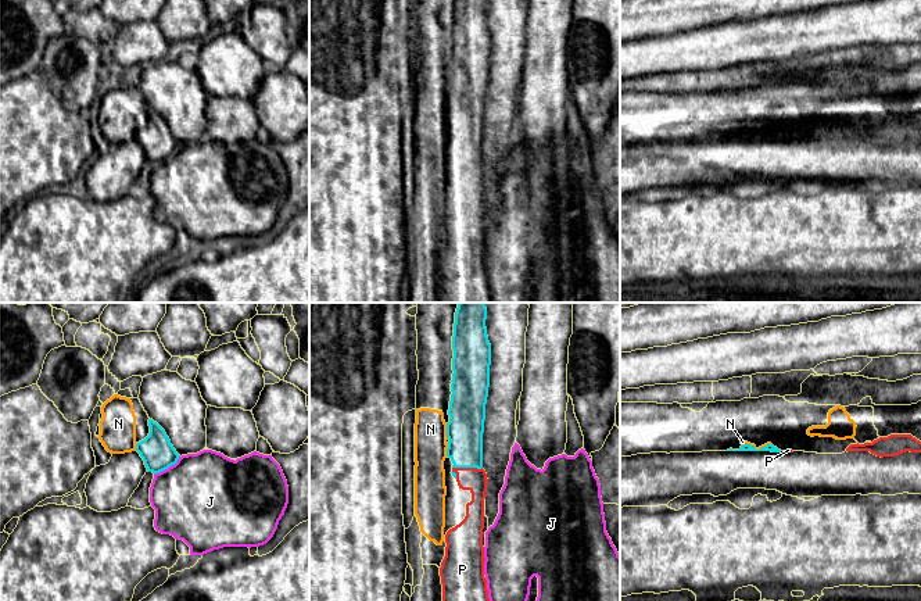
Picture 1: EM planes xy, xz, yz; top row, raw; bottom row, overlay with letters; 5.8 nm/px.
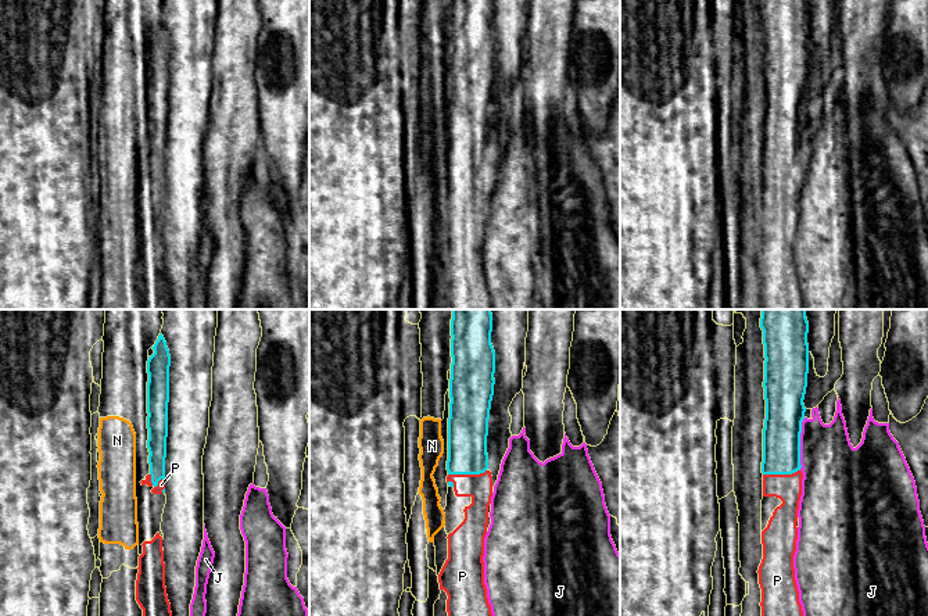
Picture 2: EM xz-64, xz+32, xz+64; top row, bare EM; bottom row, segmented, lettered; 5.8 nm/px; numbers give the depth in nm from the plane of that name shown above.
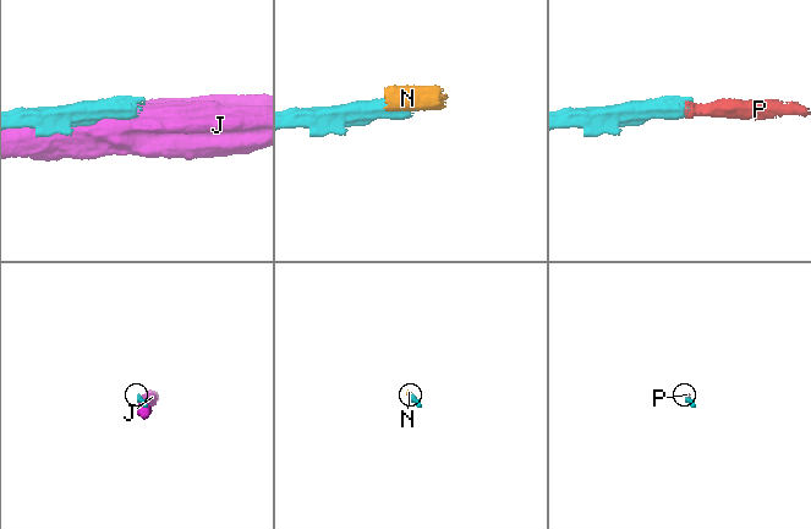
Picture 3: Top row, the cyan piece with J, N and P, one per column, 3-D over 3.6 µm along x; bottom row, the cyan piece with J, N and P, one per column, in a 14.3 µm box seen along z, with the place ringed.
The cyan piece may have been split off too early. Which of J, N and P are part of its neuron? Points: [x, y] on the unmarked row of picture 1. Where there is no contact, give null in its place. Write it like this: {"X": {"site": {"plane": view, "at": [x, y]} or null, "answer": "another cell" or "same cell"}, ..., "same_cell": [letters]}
{"J": {"site": {"plane": "xy", "at": [168, 156]}, "answer": "another cell"}, "N": {"site": {"plane": "xz", "at": [447, 120]}, "answer": "another cell"}, "P": {"site": {"plane": "xz", "at": [468, 156]}, "answer": "same cell"}, "same_cell": ["P"]}

